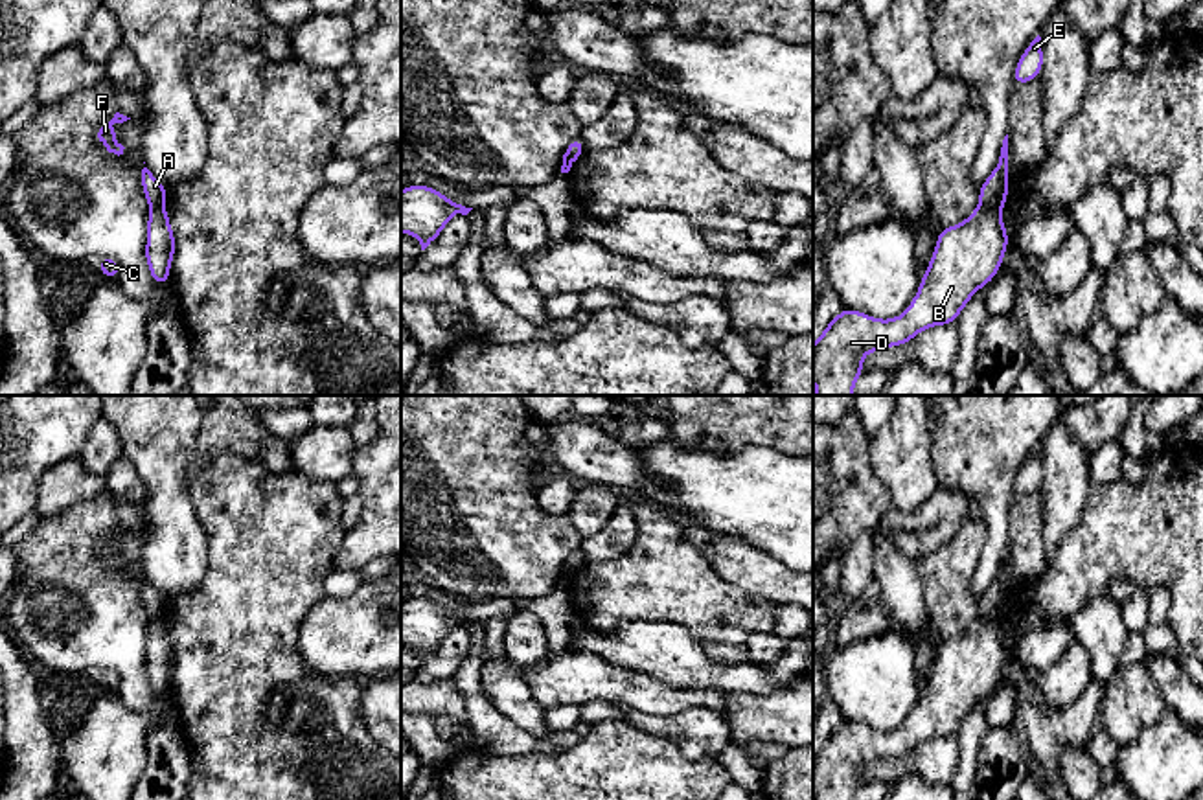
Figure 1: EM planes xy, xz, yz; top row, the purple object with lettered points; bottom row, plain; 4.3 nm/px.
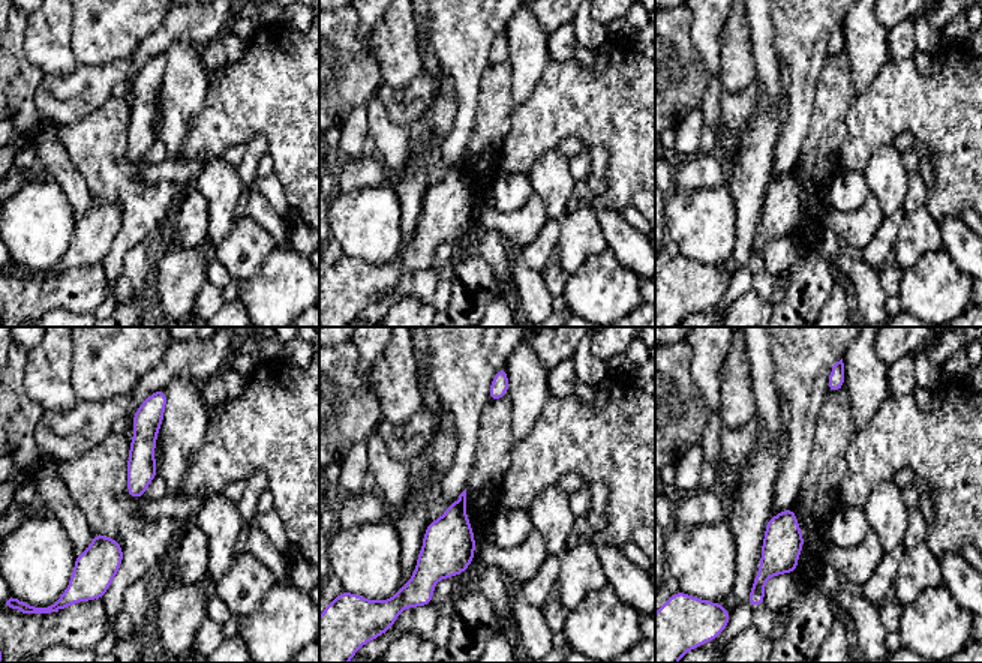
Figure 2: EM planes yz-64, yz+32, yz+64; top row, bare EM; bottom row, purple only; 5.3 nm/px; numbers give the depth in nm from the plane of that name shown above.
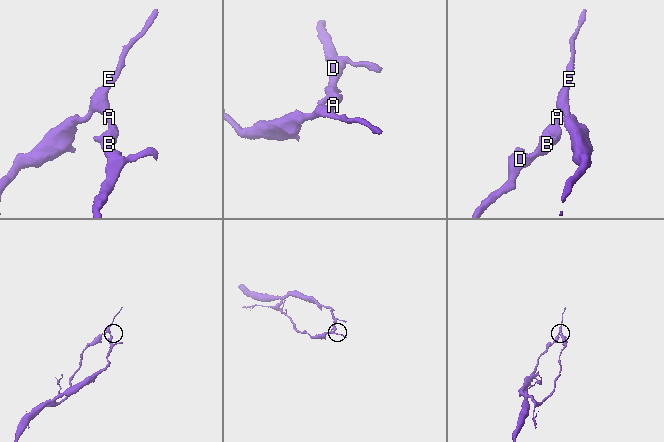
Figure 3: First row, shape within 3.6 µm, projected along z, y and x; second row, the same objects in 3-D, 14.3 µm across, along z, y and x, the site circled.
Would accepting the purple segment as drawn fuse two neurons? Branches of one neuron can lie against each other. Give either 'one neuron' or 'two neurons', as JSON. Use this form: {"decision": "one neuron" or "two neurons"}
{"decision": "two neurons"}

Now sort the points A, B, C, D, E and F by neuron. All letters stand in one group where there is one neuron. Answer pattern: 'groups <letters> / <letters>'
groups A E F / B C D

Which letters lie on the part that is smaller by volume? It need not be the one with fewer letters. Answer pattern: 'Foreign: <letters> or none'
Foreign: A, E, F

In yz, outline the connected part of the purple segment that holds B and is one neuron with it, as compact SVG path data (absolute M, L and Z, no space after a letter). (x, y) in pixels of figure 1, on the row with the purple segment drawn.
M984 204L957 226L942 228L909 309L890 320L842 309L813 344L815 395L854 395L861 357L903 346L931 326L955 324L964 305L993 281L1008 248L1001 211Z

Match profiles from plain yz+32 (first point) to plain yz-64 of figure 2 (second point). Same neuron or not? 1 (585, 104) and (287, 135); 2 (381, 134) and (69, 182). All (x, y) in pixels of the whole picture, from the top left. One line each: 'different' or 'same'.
1: same
2: same

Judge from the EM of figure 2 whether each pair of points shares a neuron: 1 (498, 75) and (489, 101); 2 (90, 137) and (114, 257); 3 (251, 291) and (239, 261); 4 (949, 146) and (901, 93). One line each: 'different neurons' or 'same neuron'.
1: same neuron
2: same neuron
3: different neurons
4: same neuron

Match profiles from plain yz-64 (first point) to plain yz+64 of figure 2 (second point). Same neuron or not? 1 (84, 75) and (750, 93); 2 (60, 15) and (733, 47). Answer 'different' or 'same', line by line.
1: same
2: same

